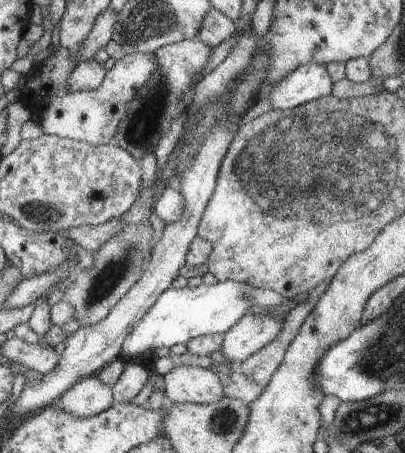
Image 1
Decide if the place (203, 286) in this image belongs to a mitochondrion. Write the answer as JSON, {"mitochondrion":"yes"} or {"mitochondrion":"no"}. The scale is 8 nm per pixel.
{"mitochondrion":"no"}

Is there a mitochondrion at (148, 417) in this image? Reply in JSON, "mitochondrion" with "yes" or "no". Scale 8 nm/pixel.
{"mitochondrion":"no"}

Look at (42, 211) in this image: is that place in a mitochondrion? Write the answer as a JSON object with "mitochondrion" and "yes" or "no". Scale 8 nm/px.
{"mitochondrion":"yes"}

